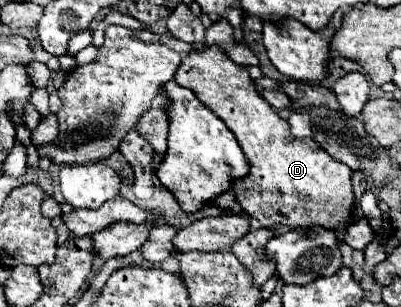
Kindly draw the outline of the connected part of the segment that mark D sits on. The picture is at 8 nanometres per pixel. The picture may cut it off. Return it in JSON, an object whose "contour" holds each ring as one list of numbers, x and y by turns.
{"contour":[[203,46,195,48,183,58,181,68,175,72,175,82,193,90,199,96,199,100,205,106,209,106,231,128,237,142,241,144,251,170,245,178,233,180,233,192,247,216,257,218,265,228,275,228,283,224,293,230,305,230,307,226,343,230,347,226,347,220,351,218,355,204,351,188,351,170,347,168,347,164,333,160,313,138,295,138,291,134,289,122,283,120,277,114,277,110,257,92,247,68,229,60,229,56,221,52,221,48,217,46]]}

